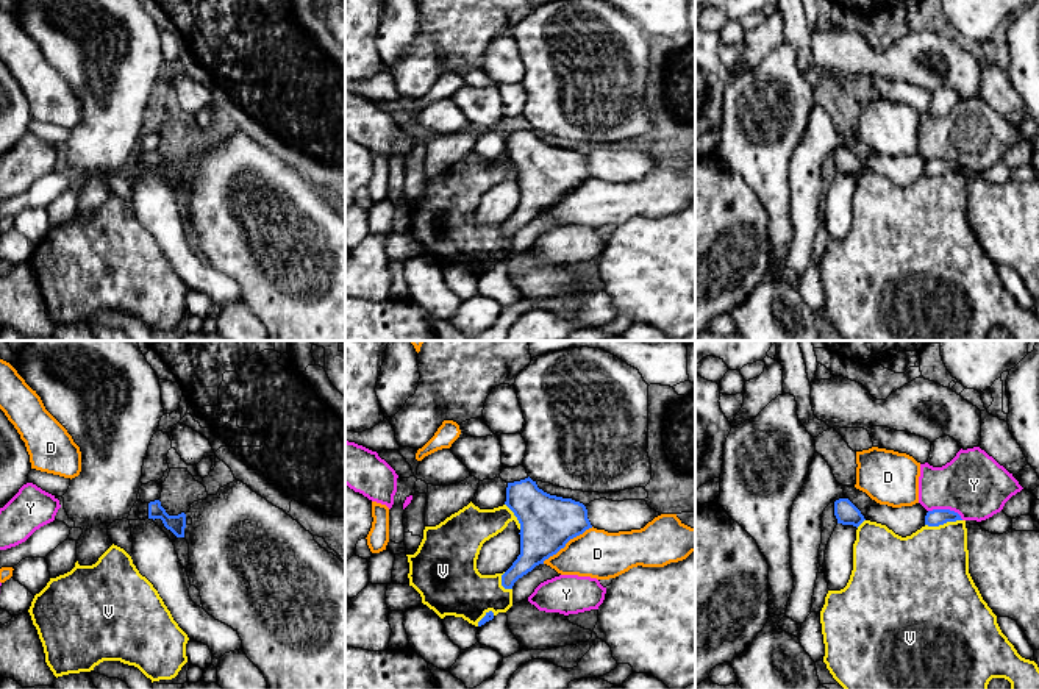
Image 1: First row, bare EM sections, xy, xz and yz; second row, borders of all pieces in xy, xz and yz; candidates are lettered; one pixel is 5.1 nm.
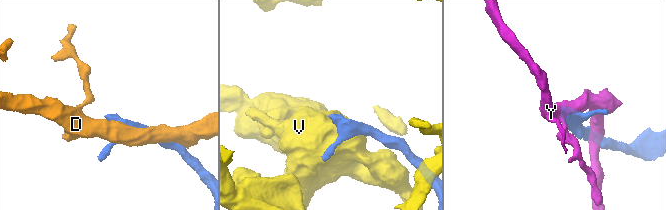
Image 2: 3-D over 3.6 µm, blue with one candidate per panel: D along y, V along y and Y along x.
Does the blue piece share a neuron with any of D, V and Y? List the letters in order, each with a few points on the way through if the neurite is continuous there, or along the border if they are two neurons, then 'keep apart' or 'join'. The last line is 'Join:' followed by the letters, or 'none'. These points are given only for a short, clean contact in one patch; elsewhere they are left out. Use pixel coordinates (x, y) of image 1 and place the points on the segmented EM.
D: keep apart
V: keep apart
Y: keep apart
Join: none

